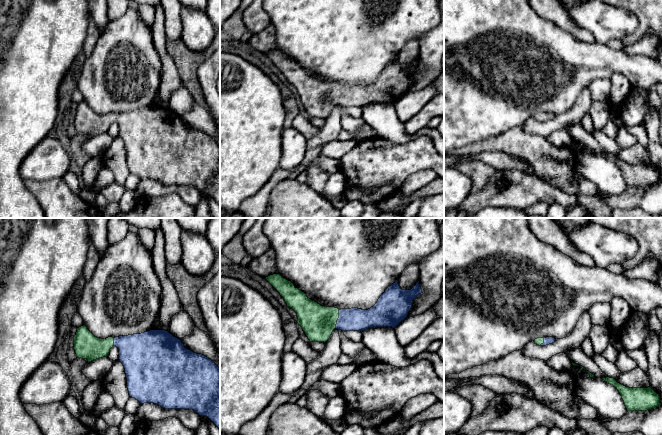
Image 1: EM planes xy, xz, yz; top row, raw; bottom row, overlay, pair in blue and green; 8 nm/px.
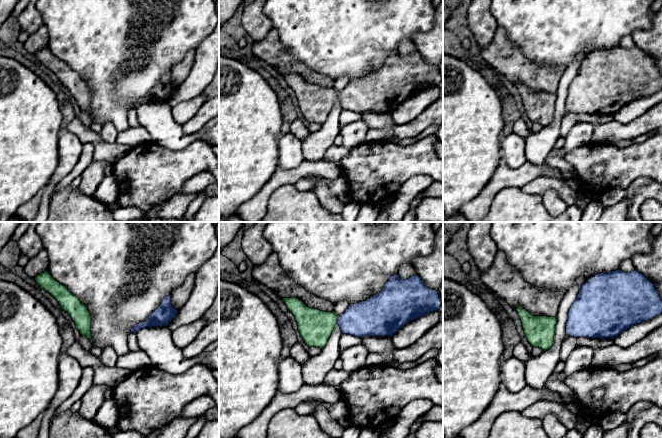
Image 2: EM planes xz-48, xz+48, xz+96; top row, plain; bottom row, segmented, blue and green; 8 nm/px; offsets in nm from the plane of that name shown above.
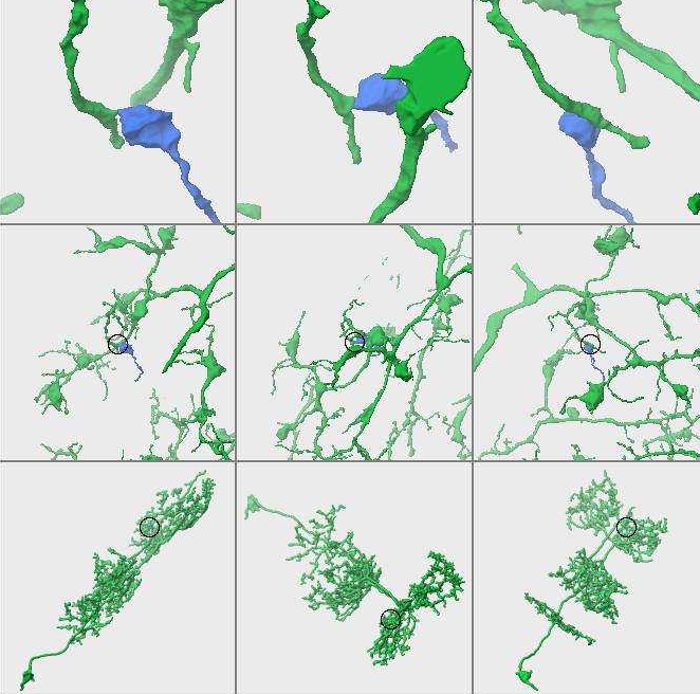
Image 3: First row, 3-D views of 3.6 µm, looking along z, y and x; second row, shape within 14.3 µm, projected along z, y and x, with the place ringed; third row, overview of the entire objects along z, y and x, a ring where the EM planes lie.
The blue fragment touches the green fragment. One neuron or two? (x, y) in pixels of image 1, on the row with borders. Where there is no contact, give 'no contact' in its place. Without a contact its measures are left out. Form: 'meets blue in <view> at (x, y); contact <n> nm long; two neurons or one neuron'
meets blue in xz at (338, 319); contact 150 nm long; one neuron

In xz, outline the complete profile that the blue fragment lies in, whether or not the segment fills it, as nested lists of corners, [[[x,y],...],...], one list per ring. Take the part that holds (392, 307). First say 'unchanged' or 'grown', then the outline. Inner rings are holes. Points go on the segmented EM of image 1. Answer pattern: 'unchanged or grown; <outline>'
grown; [[[273,274],[265,278],[284,298],[287,307],[292,308],[298,317],[298,324],[302,327],[310,342],[326,342],[333,330],[364,331],[373,327],[395,328],[403,321],[412,308],[413,300],[422,293],[419,281],[411,290],[402,290],[398,281],[389,286],[380,296],[377,303],[368,310],[358,308],[341,309],[321,306],[312,301],[307,295],[296,288],[291,281],[284,279],[280,274]]]

